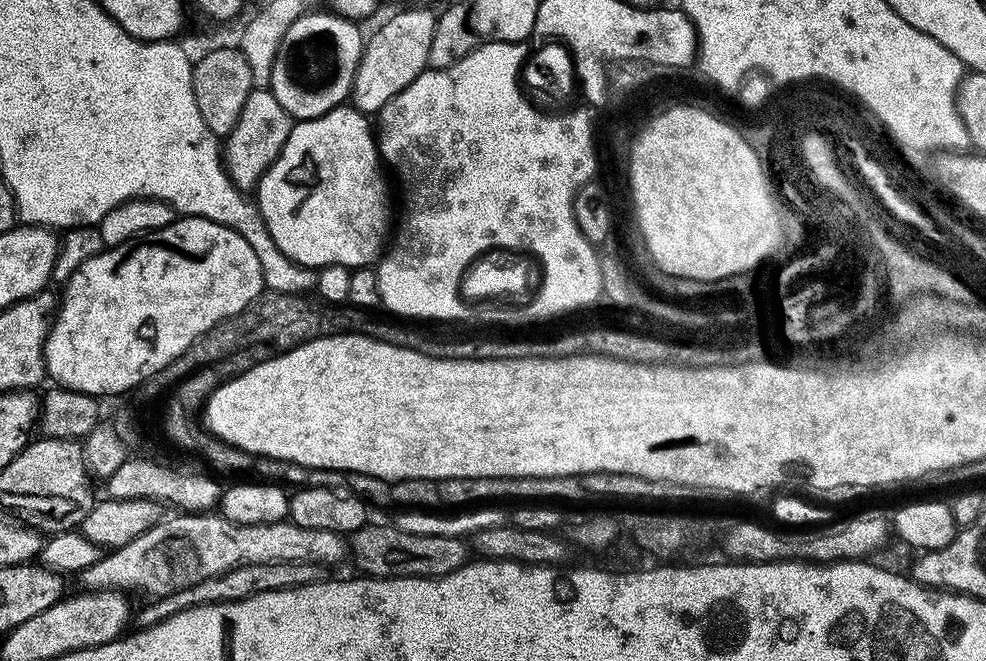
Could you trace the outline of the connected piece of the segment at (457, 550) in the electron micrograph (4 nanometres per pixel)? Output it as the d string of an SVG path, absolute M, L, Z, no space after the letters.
M369 522L357 532L351 533L350 556L356 559L365 577L417 576L437 580L446 574L454 574L454 570L469 563L469 545L459 536L406 534L402 529L388 524Z

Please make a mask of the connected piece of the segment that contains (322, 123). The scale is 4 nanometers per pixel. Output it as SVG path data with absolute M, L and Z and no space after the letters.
M341 106L313 120L293 123L278 158L255 186L254 203L270 230L270 238L274 238L274 246L303 268L319 270L335 264L351 270L367 268L375 265L385 251L390 236L388 188L380 177L378 140L368 120L357 108Z

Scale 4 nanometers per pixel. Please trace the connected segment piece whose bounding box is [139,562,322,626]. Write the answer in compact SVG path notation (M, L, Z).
M251 564L238 566L221 576L206 578L206 582L198 582L198 586L190 586L186 590L178 590L169 596L153 599L140 612L140 624L147 626L157 624L182 610L190 610L207 604L225 604L235 600L244 600L256 592L273 592L283 588L295 588L297 584L315 584L321 579L322 568L319 564Z

